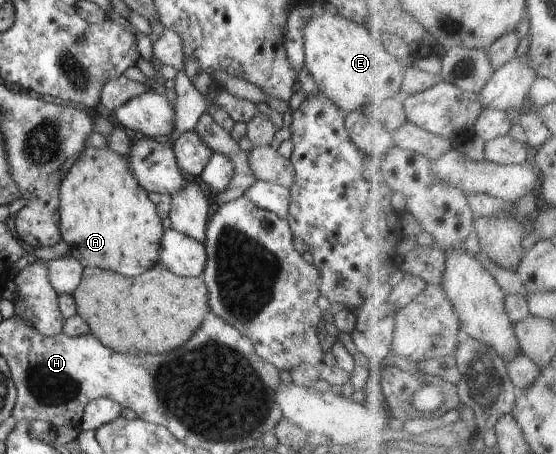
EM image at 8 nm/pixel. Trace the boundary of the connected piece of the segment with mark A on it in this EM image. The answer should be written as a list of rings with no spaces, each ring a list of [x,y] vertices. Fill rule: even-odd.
[[[87,146],[77,154],[77,160],[60,181],[59,229],[62,240],[69,246],[69,255],[81,265],[107,269],[125,277],[141,275],[158,262],[160,241],[164,234],[162,218],[156,205],[149,199],[149,192],[139,185],[131,173],[127,157],[107,147]]]

